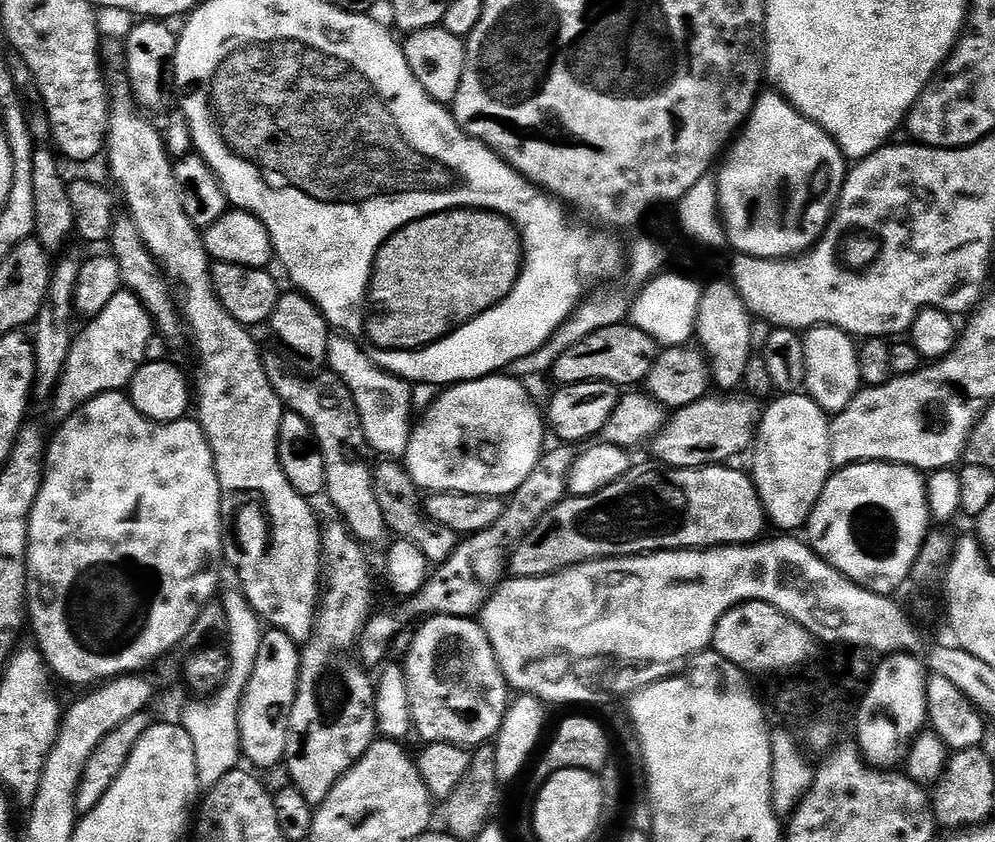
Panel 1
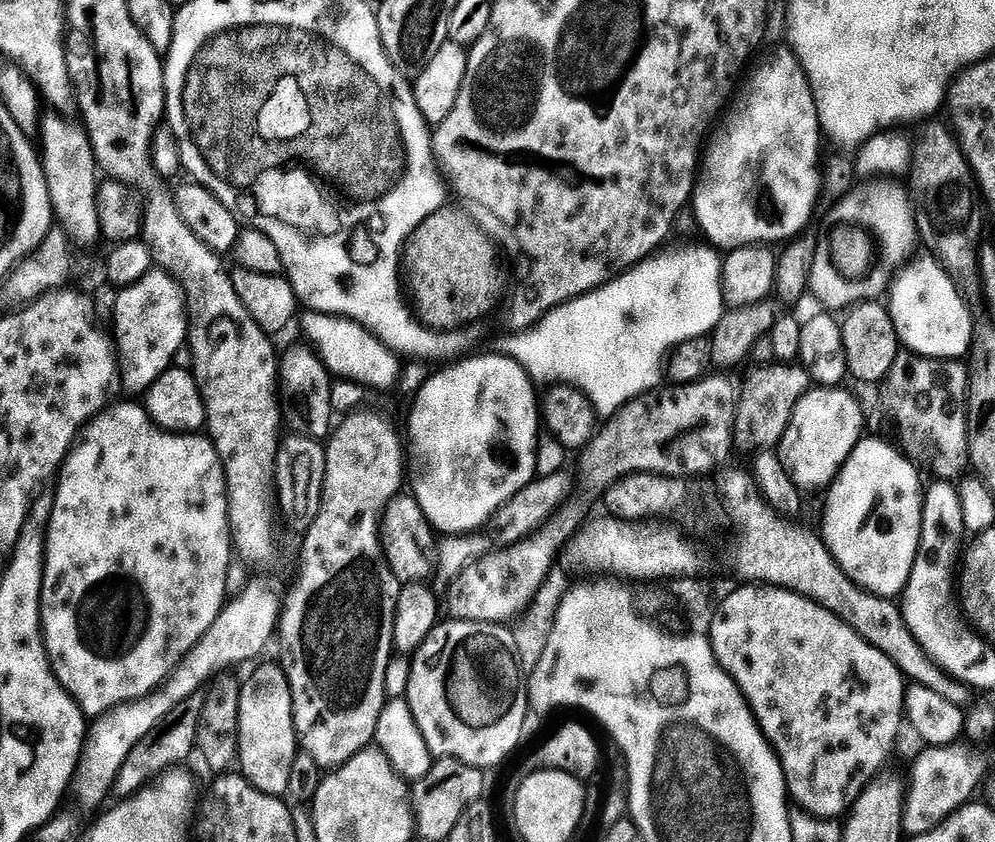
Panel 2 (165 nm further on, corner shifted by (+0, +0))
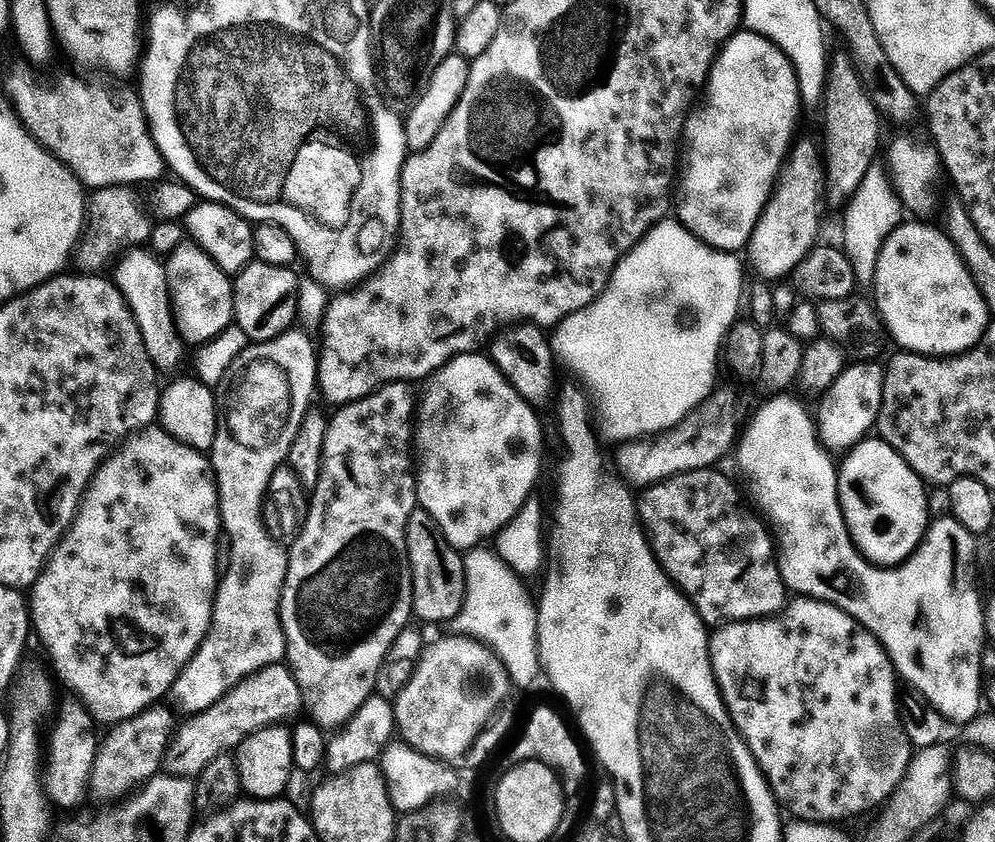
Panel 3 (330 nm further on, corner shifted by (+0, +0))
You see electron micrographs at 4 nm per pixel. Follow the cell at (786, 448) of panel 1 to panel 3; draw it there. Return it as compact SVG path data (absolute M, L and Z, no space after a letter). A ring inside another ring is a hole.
M852 362L845 367L838 382L834 382L834 386L830 386L830 390L819 397L820 409L814 412L814 423L825 449L833 453L847 453L871 433L868 432L871 428L873 431L877 427L885 379L886 368L883 363Z

